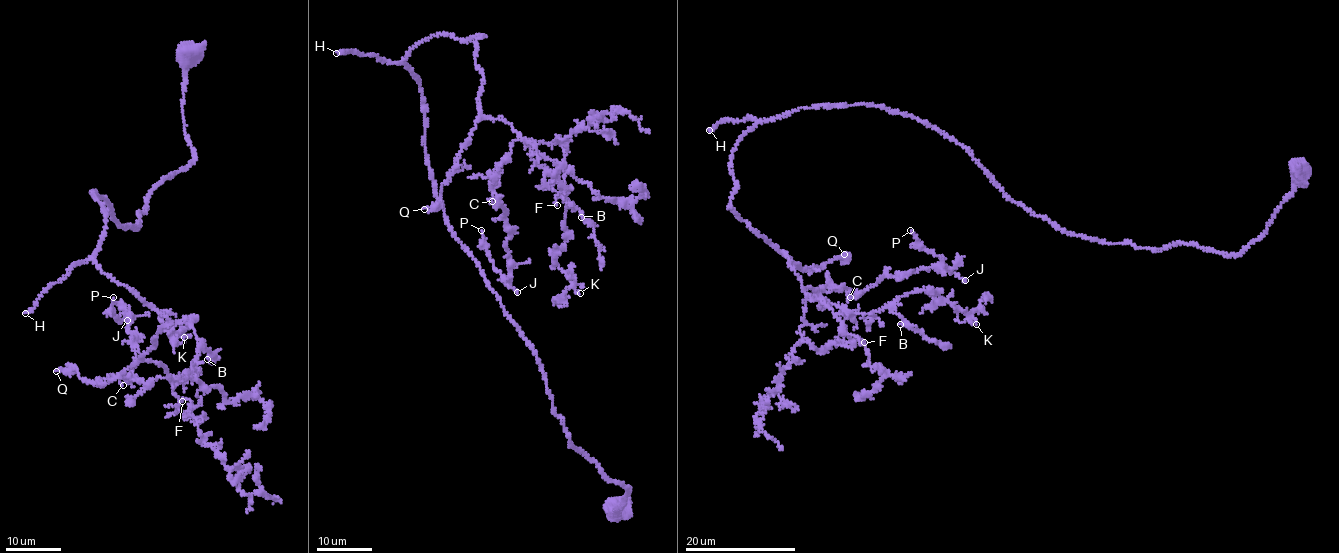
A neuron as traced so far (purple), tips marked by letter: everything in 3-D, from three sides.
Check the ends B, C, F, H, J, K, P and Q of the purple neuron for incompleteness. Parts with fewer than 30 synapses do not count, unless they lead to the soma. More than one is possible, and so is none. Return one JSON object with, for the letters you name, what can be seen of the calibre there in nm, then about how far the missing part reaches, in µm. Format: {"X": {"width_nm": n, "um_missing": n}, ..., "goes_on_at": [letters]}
{"H": {"width_nm": 140, "um_missing": 100}, "goes_on_at": ["H"]}

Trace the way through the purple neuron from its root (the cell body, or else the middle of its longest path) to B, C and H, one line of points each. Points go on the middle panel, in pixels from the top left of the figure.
B: (614, 508), (628, 489), (571, 445), (448, 223), (410, 49), (485, 37), (481, 114), (581, 217)
C: (614, 508), (438, 200), (403, 60), (431, 37), (485, 37), (481, 114), (519, 136), (492, 201)
H: (614, 508), (628, 489), (571, 445), (537, 355), (448, 223), (425, 156), (417, 78), (403, 64), (336, 53)

